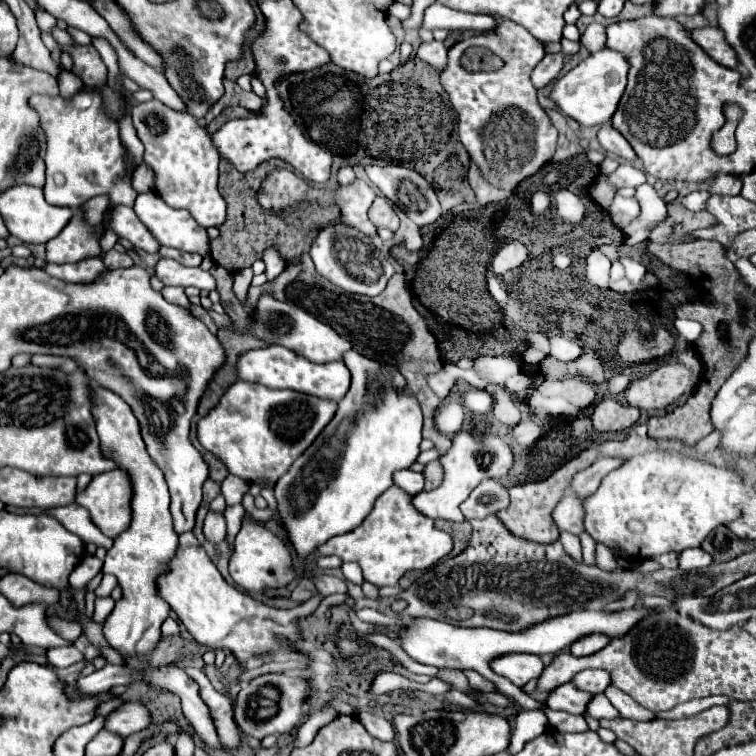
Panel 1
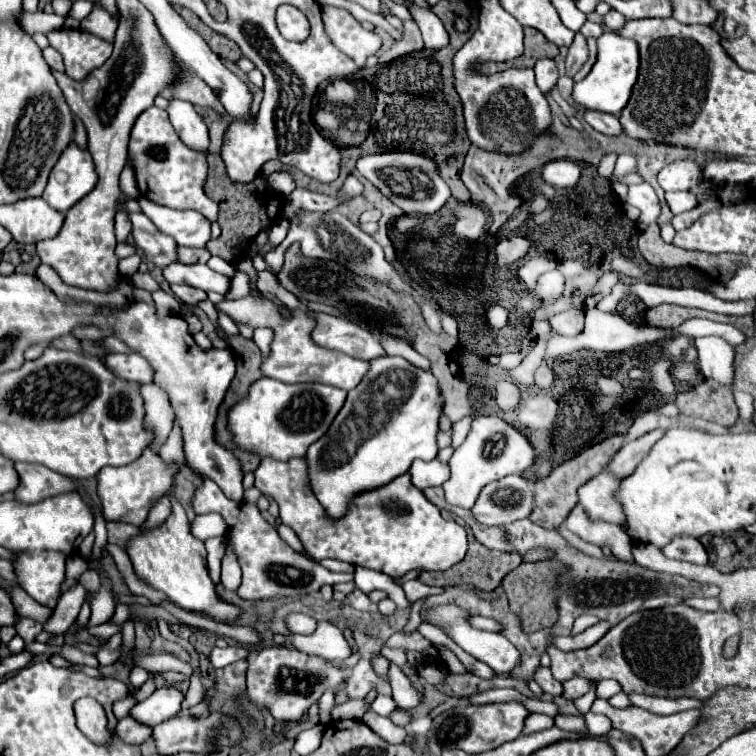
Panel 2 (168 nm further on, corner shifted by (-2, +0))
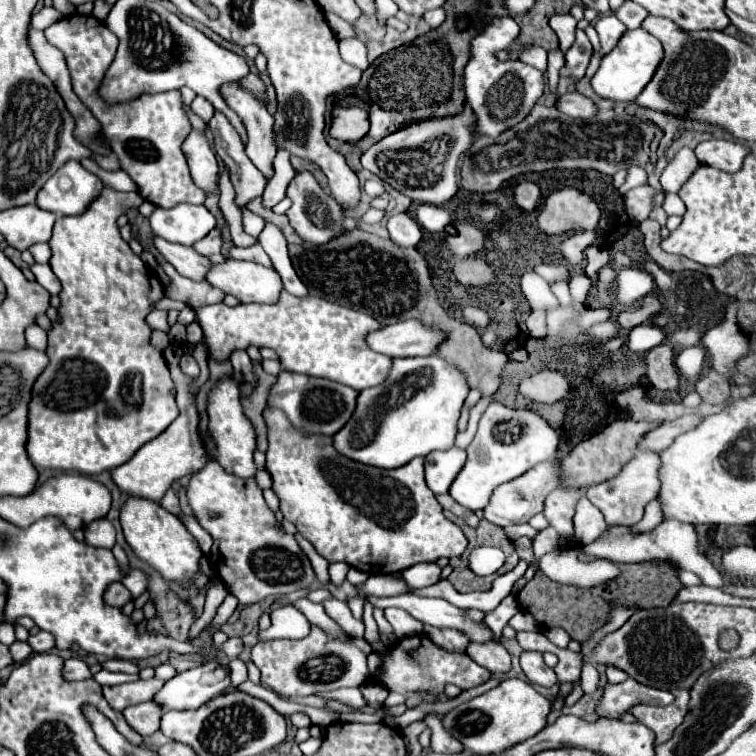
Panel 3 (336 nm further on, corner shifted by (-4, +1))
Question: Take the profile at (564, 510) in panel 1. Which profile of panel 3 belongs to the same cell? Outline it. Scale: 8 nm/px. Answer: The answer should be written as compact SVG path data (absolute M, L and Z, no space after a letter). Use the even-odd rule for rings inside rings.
M638 451L626 465L624 469L598 485L592 485L586 489L586 497L602 511L602 515L606 517L608 525L636 525L642 515L644 515L644 507L646 503L650 503L652 499L656 499L658 489L660 489L660 481L658 481L658 467L660 467L660 457L658 453L646 453L646 451Z

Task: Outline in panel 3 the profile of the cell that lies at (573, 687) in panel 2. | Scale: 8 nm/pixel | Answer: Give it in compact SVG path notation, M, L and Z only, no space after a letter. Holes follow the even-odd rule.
M506 679L488 693L448 711L442 717L442 725L472 755L492 755L536 735L547 724L550 709L552 701L542 697L530 683L522 679Z

